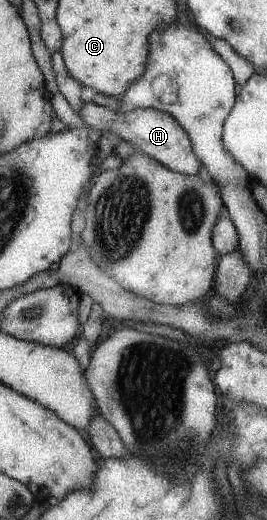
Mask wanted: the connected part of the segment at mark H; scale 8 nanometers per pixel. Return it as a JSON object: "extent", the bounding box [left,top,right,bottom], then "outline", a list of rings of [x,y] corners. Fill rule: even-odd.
{"extent":[77,102,200,175],"outline":[[[83,102],[77,114],[82,119],[84,125],[88,125],[88,127],[95,130],[116,133],[116,135],[120,136],[120,139],[132,143],[142,154],[163,164],[170,171],[184,175],[196,175],[198,173],[200,160],[196,159],[196,155],[192,155],[190,136],[167,112],[146,108],[120,113],[98,106],[92,102]]]}

